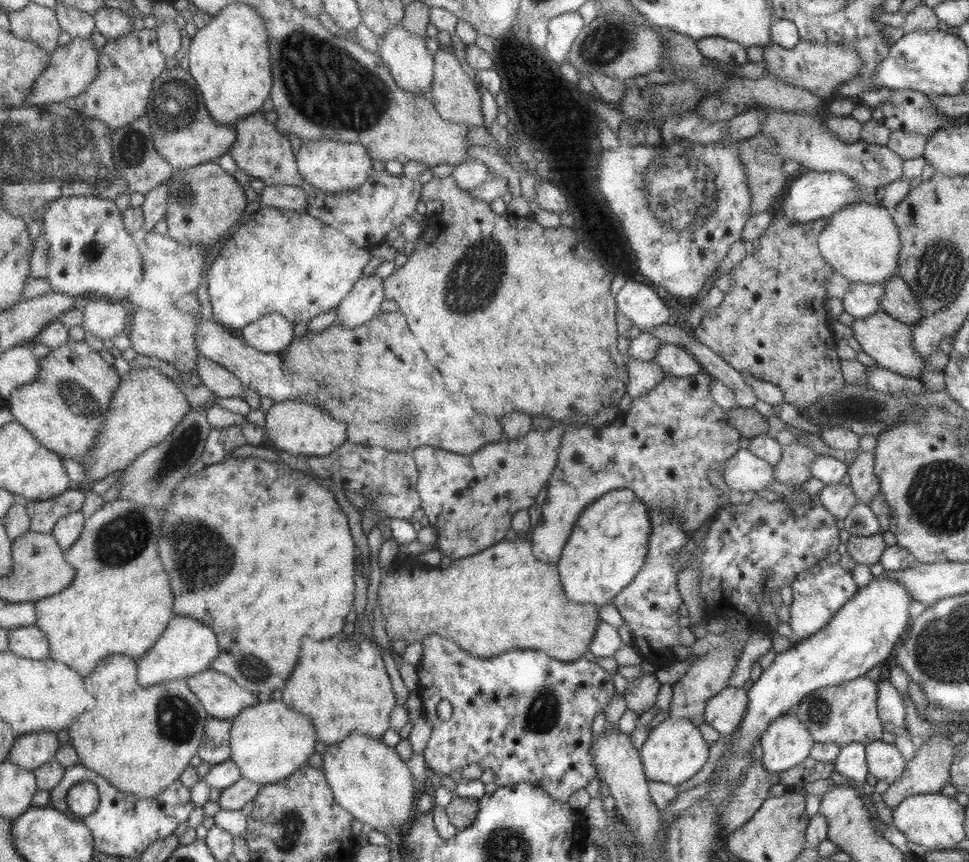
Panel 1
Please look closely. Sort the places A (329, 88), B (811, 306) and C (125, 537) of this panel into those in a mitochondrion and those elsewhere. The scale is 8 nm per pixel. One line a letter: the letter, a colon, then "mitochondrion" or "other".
A: mitochondrion
B: other
C: mitochondrion

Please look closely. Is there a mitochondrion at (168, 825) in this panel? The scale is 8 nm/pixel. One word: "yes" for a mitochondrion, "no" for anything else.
no

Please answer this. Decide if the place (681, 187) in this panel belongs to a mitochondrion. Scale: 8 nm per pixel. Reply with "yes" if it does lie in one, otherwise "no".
yes

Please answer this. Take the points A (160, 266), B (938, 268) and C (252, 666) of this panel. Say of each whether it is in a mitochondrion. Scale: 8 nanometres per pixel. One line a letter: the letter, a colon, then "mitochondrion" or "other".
A: other
B: mitochondrion
C: mitochondrion

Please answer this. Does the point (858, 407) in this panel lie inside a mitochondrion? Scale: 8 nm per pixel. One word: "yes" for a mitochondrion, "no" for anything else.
yes

